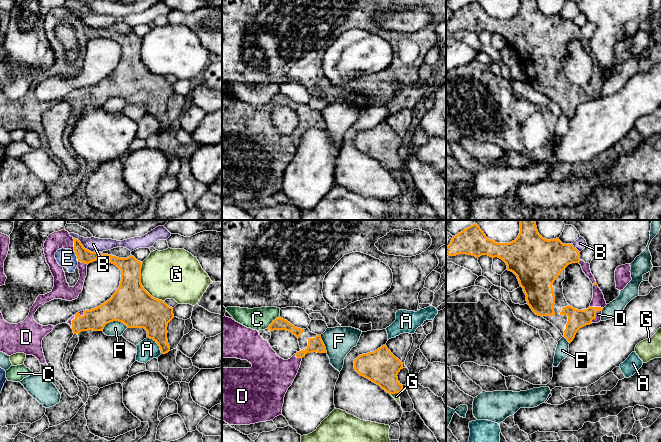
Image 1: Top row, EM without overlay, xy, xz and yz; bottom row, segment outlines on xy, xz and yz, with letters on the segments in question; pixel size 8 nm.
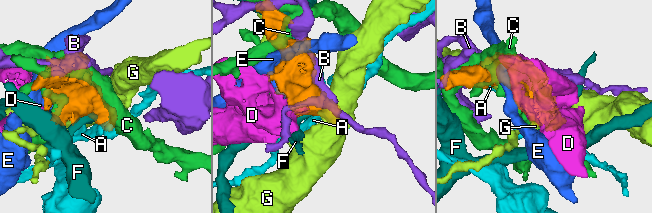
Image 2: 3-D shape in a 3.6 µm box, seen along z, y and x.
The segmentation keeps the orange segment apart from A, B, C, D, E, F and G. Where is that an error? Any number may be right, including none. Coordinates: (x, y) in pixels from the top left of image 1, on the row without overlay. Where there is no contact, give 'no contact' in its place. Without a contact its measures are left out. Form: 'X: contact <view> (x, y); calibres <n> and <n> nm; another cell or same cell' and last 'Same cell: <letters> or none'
A: contact xy (157, 119); calibres 260 and 160 nm; another cell
B: contact xy (84, 24); calibres 110 and 120 nm; another cell
C: contact xz (272, 98); calibres 100 and 180 nm; another cell
D: contact xy (106, 31); calibres 170 and 50 nm; same cell
E: contact xy (76, 31); calibres 110 and 150 nm; another cell
F: contact xy (114, 96); calibres 320 and 120 nm; another cell
G: contact xy (141, 61); calibres 320 and 400 nm; another cell
Same cell: D

